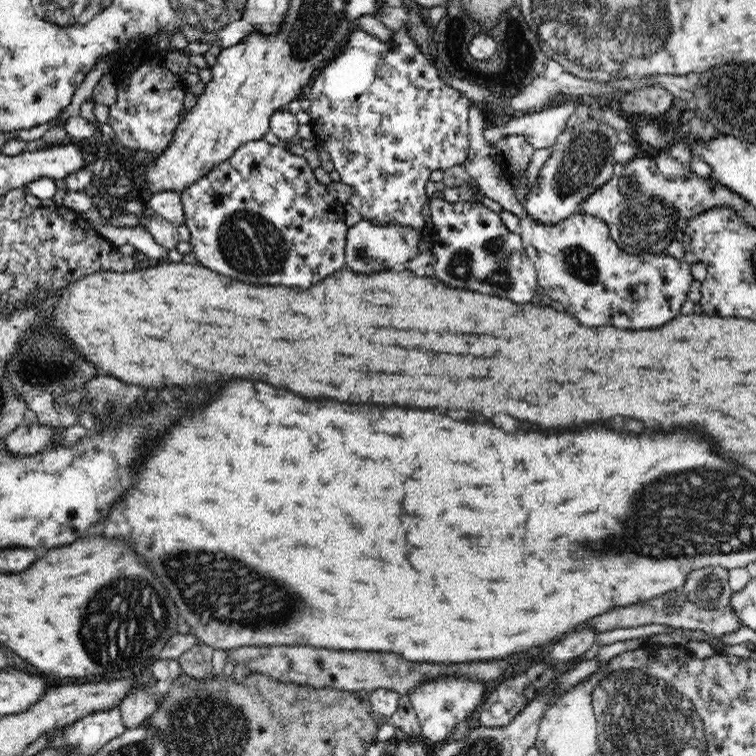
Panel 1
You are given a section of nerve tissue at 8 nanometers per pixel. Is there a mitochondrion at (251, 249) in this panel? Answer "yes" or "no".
yes

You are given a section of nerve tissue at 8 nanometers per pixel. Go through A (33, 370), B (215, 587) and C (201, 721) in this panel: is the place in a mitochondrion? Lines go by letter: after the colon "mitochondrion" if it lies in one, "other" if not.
A: mitochondrion
B: mitochondrion
C: mitochondrion

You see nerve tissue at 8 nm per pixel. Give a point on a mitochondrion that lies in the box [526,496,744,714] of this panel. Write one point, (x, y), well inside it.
(707, 589)

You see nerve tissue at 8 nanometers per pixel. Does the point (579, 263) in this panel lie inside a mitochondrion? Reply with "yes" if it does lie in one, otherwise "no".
yes

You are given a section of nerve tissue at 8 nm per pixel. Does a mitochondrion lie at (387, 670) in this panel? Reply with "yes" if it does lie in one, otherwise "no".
yes

